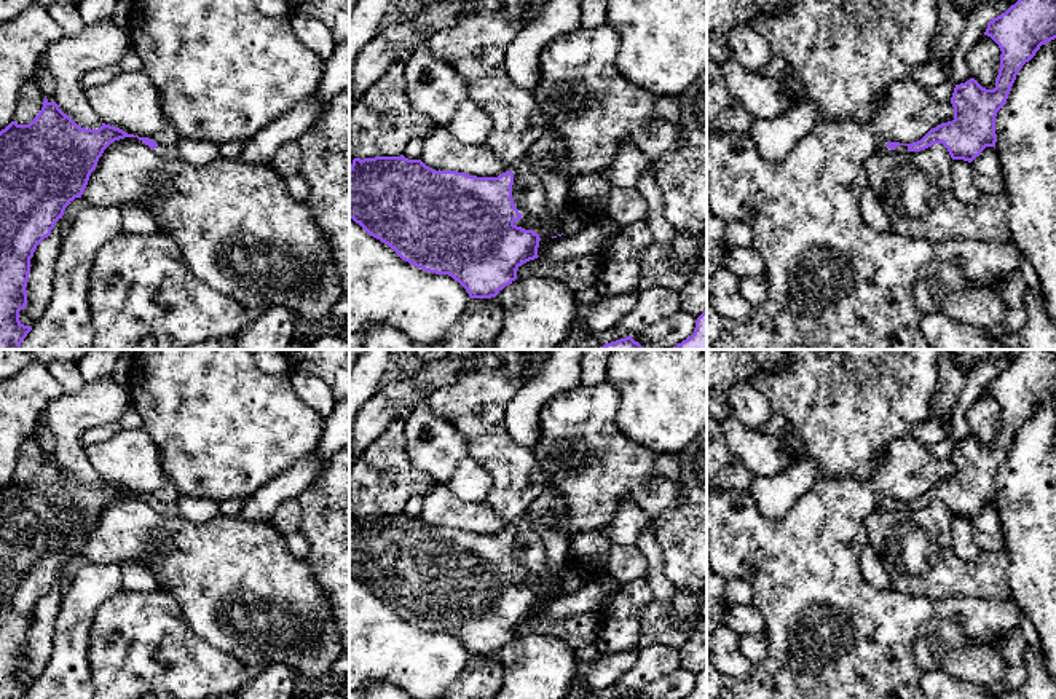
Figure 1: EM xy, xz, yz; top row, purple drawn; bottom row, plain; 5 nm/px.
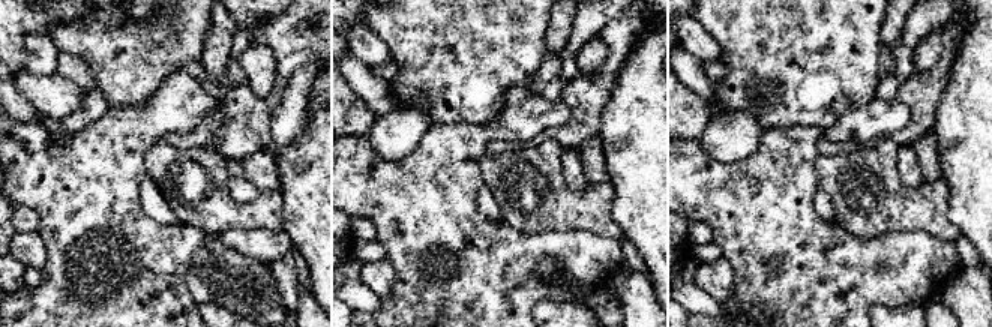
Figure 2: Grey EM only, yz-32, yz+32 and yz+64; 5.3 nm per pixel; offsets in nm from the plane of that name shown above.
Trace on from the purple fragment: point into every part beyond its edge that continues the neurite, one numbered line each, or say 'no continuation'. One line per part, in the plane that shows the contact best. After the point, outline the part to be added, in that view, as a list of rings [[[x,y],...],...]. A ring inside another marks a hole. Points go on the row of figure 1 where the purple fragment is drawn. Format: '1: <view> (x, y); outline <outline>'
1: yz (882, 149); outline [[[882,144],[876,148],[876,152],[879,152],[879,153],[906,153],[908,145],[898,145],[895,150],[890,150],[885,144]]]

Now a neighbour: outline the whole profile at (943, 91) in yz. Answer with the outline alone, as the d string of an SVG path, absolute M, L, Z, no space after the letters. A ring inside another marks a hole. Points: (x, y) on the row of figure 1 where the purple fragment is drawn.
M948 78L932 88L928 93L940 102L951 102L956 85Z

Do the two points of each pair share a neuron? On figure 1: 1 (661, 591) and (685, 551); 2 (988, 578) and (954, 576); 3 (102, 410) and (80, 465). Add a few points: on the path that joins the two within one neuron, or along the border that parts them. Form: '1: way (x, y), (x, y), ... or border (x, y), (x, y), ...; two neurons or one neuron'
1: border (659, 541), (664, 573), (678, 588); two neurons
2: way (980, 580), (962, 580); one neuron
3: way (86, 418), (74, 431), (74, 449); one neuron

